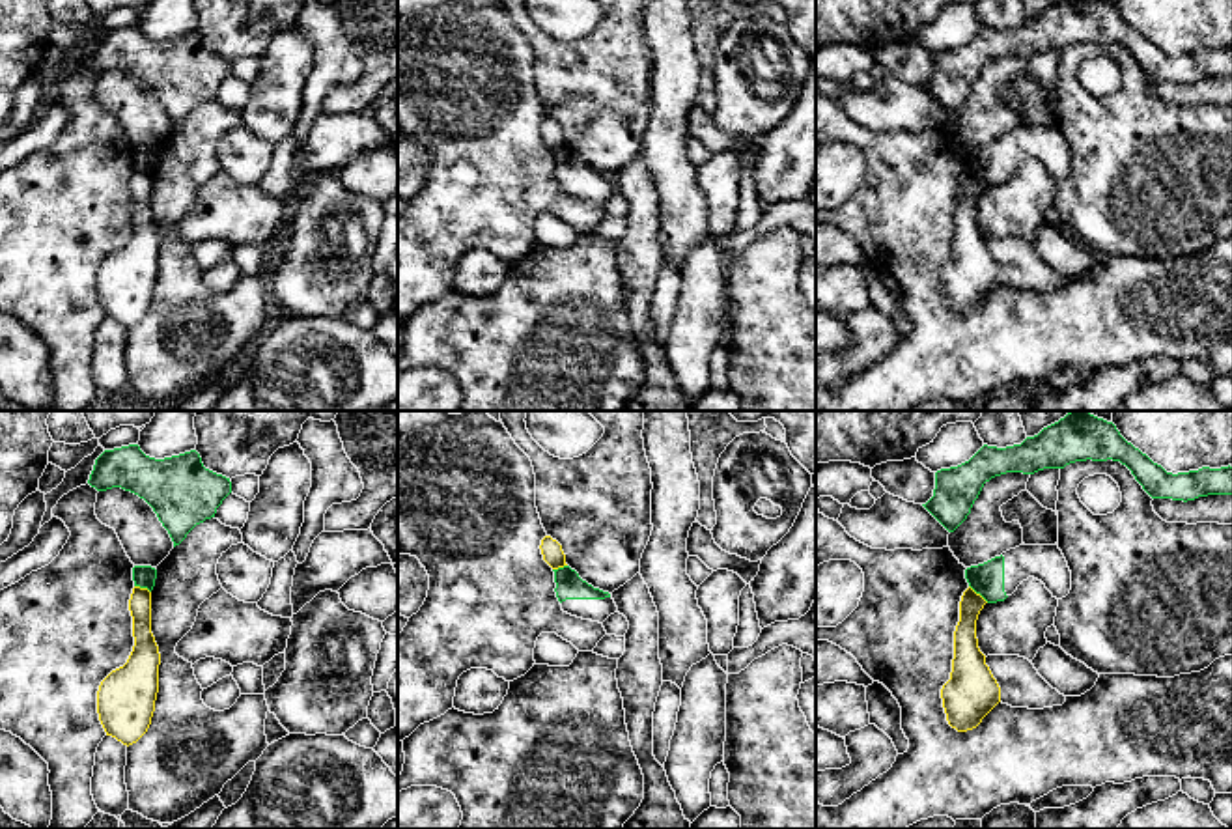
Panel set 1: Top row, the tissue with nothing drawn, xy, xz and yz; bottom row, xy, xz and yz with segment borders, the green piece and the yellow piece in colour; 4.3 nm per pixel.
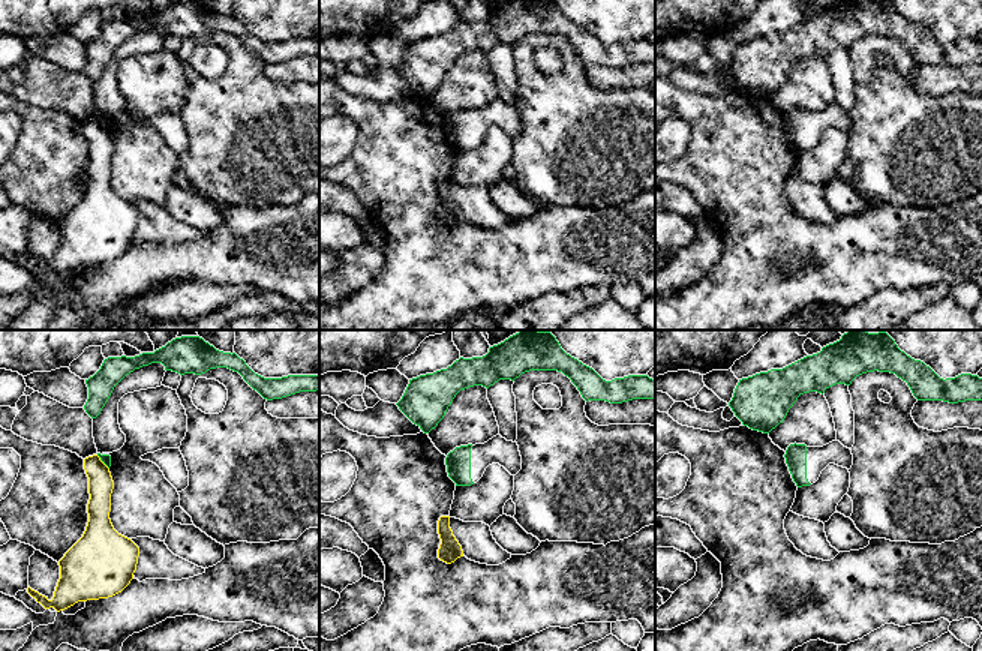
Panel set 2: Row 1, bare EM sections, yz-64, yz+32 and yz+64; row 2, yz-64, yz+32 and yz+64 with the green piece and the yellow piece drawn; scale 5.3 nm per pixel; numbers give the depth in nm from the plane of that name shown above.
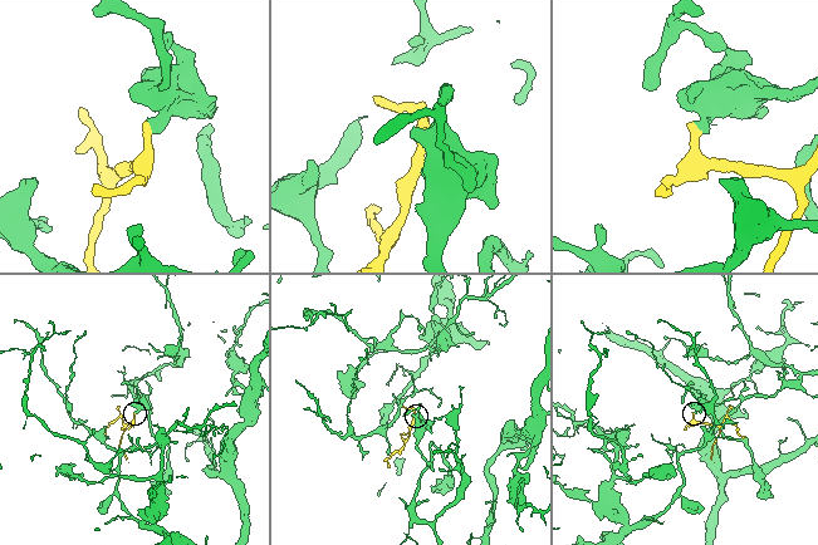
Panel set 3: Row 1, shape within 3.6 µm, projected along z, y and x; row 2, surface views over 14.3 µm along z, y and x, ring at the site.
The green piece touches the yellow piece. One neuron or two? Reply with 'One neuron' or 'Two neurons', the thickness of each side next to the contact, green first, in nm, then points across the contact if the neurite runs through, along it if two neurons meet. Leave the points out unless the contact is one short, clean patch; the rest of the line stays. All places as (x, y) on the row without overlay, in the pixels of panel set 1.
Two neurons. Thickness 140 nm (green) against 110 nm. Boundary: yz (969, 167), (988, 183)

